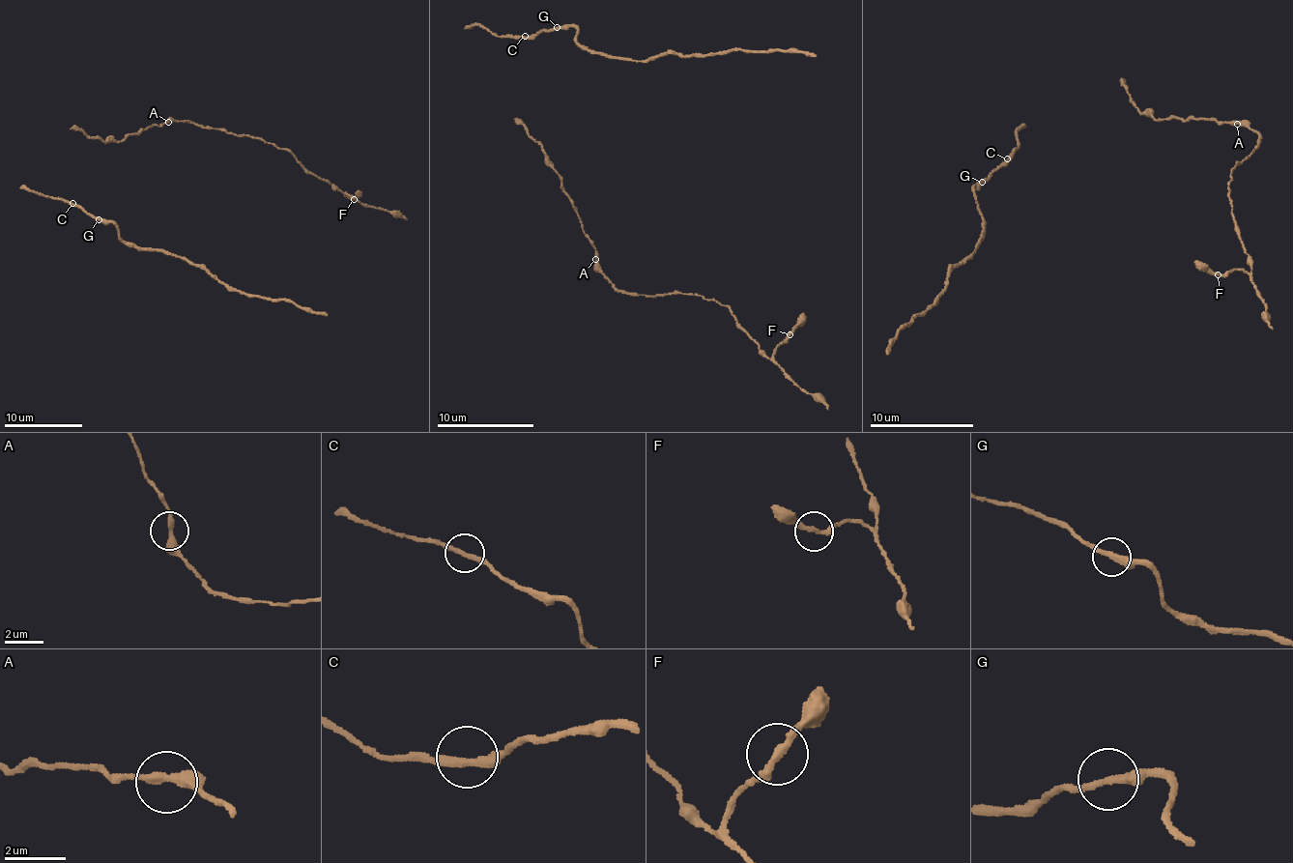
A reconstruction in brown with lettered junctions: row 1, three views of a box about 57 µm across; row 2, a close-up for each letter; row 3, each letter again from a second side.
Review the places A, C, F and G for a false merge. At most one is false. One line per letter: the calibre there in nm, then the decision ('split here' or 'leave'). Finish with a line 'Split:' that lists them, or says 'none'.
A: 300 nm | leave
C: 280 nm | leave
F: 260 nm | leave
G: 280 nm | leave
Split: none

